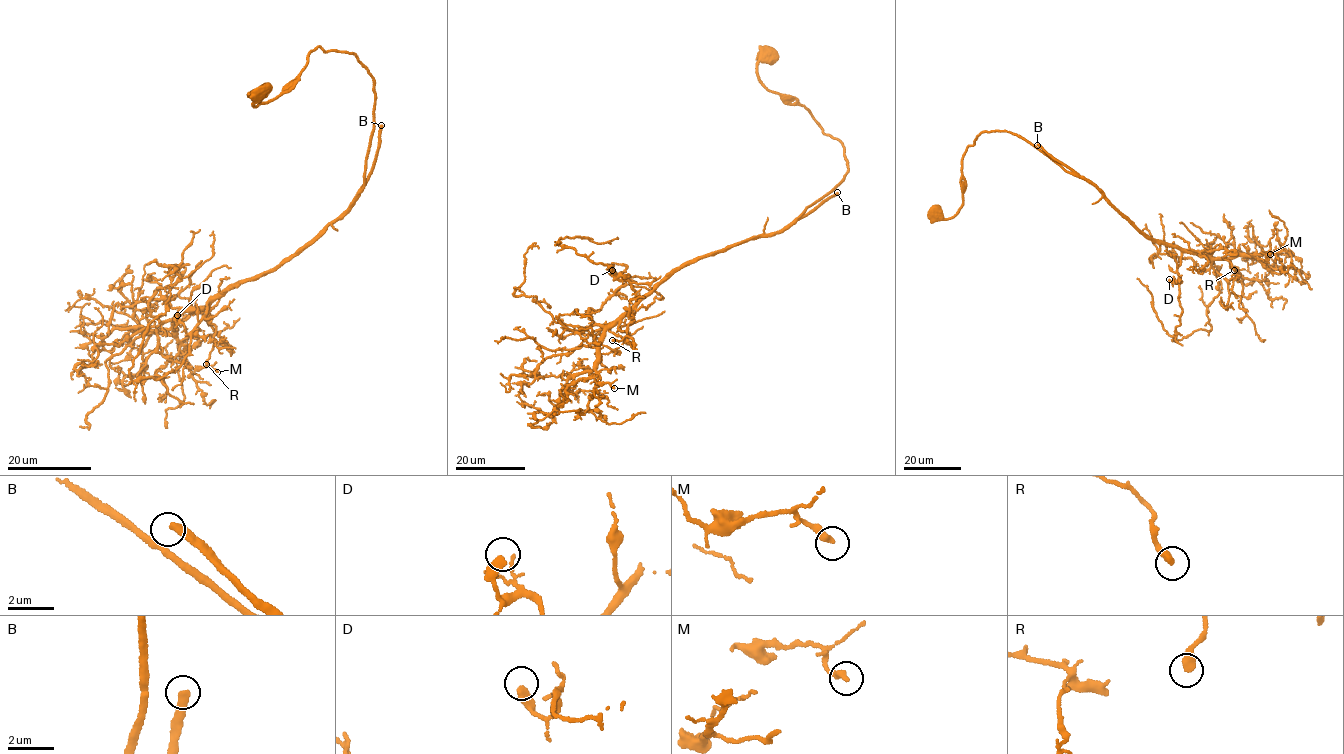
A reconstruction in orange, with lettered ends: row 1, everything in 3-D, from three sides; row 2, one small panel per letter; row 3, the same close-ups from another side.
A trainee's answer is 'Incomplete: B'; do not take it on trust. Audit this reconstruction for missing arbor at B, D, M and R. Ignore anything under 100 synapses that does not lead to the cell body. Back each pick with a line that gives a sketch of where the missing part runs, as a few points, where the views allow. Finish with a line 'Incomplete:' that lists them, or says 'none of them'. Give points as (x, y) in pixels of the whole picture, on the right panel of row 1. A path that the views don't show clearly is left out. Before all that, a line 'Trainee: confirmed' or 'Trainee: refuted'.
Trainee: confirmed
B: missing branch runs (1037, 145), (933, 75), (959, 103), (1082, 142), (1154, 224), (1136, 158)
Incomplete: B

